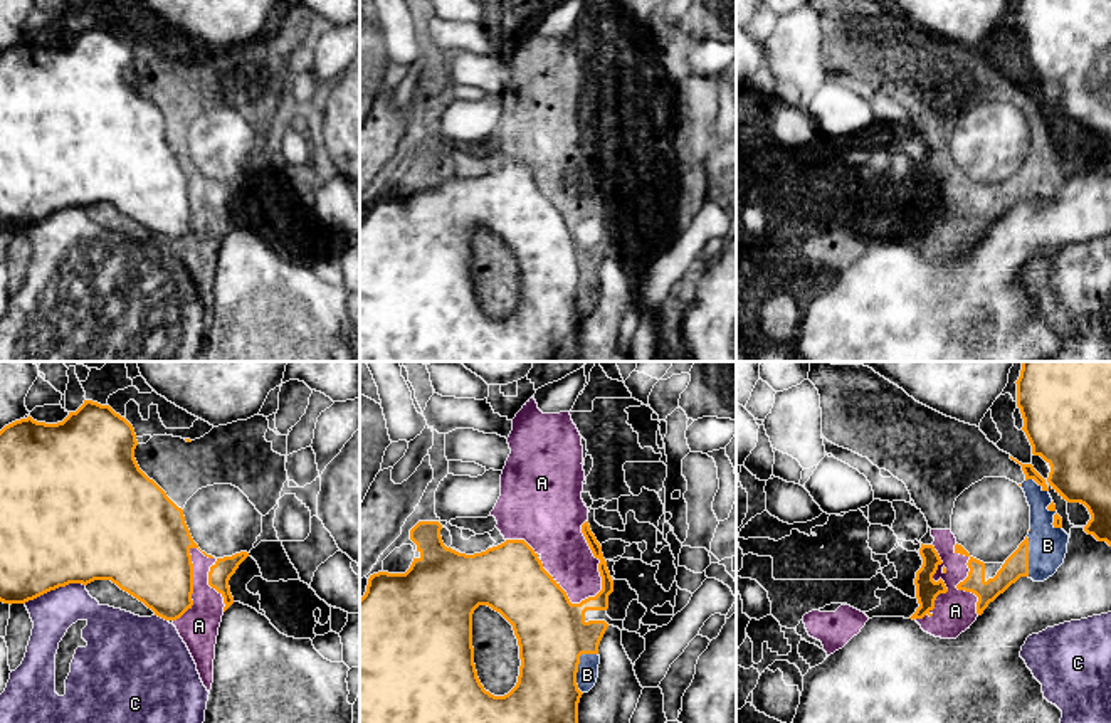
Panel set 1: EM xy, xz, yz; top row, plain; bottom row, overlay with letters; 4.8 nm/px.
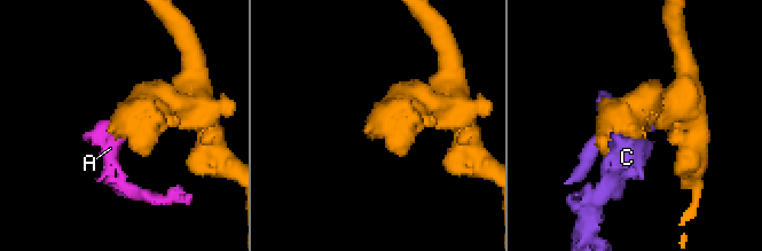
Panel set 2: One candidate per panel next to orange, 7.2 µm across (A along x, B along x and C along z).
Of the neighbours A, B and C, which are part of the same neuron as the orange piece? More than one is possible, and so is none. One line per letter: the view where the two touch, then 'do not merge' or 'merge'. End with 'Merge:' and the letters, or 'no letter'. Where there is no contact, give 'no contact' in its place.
A: meets orange in xy; do not merge
B: meets orange in xz; do not merge
C: meets orange in xy; do not merge
Merge: no letter

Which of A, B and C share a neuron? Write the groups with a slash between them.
A B / C

